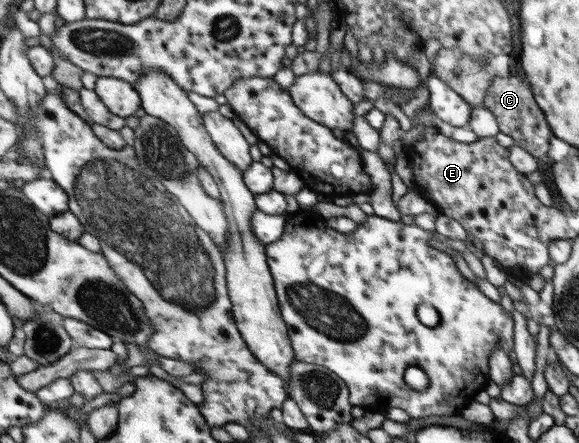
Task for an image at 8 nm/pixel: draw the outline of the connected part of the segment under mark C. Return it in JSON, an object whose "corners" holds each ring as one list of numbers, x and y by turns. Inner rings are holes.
{"corners":[[512,72,506,77,494,76,482,106,494,115,502,134,510,136,516,145,526,149,536,159,544,158,548,150,548,138,552,135,551,130,533,99,529,85,522,81,522,77]]}

